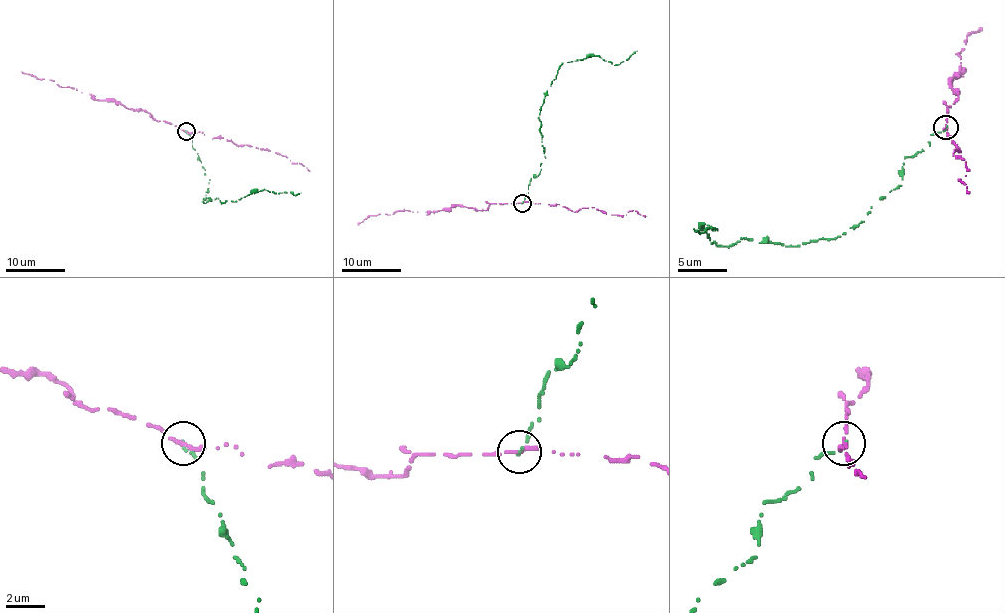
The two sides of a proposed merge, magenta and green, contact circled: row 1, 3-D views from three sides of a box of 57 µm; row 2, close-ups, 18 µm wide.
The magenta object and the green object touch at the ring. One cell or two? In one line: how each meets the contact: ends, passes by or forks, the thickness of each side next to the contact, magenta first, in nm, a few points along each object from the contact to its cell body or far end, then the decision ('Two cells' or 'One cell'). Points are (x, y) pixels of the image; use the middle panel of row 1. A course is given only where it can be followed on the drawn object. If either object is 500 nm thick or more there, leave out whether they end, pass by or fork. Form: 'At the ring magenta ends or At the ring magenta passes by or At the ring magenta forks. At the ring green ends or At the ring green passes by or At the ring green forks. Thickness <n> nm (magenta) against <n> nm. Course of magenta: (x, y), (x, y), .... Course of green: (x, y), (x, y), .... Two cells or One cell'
At the ring magenta ends. At the ring green ends. Thickness 320 nm (magenta) against 130 nm. Course of magenta: (522, 202), (491, 204), (485, 210), (452, 205), (431, 211), (403, 210), (370, 216), (358, 225). Course of green: (522, 204), (545, 157), (540, 106), (557, 71), (563, 63), (588, 56), (618, 65), (636, 51). Two cells

